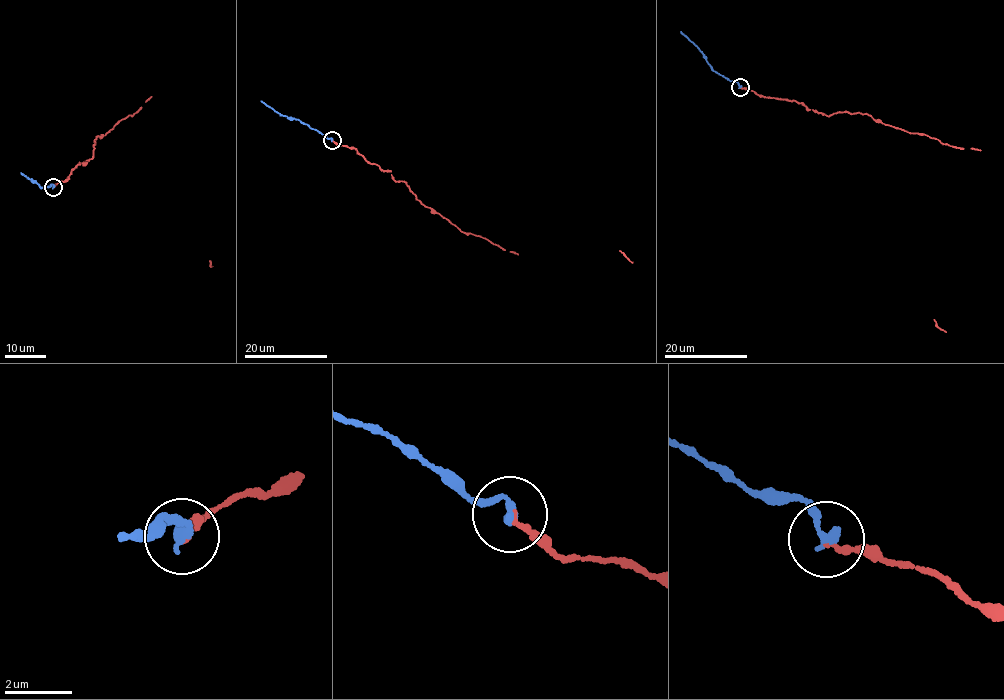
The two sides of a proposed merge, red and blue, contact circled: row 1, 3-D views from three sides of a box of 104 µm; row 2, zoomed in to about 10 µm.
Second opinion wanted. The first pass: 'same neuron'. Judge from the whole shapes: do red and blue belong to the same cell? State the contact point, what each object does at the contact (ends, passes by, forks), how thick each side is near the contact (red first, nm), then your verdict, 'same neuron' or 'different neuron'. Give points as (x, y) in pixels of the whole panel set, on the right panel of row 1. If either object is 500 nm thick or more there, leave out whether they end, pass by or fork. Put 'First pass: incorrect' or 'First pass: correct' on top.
First pass: correct
at (740, 87); red ends there; blue ends there; 150 nm thick on the red side, 320 nm on the other; same neuron

